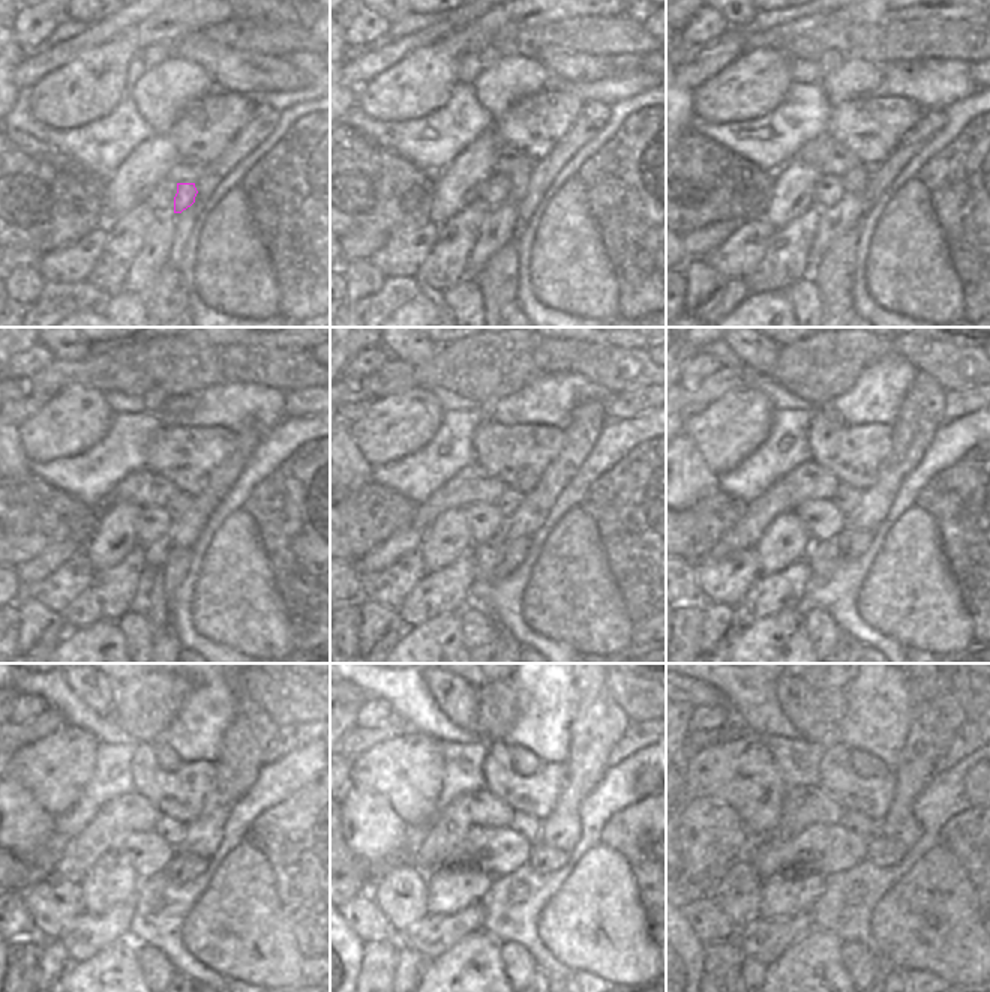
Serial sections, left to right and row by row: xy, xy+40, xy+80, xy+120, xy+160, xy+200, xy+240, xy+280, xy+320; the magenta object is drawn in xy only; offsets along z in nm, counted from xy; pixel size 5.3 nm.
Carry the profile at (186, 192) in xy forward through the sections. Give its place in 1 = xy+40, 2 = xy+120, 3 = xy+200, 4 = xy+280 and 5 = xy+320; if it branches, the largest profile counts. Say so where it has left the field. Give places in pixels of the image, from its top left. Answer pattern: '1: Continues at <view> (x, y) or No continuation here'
1: Continues at xy+40 (518, 182)
2: Continues at xy+120 (180, 503)
3: Continues at xy+200 (846, 499)
4: Continues at xy+280 (528, 826)
5: Continues at xy+320 (854, 820).

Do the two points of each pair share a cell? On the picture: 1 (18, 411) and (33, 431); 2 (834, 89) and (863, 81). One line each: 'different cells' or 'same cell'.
1: different cells
2: same cell

